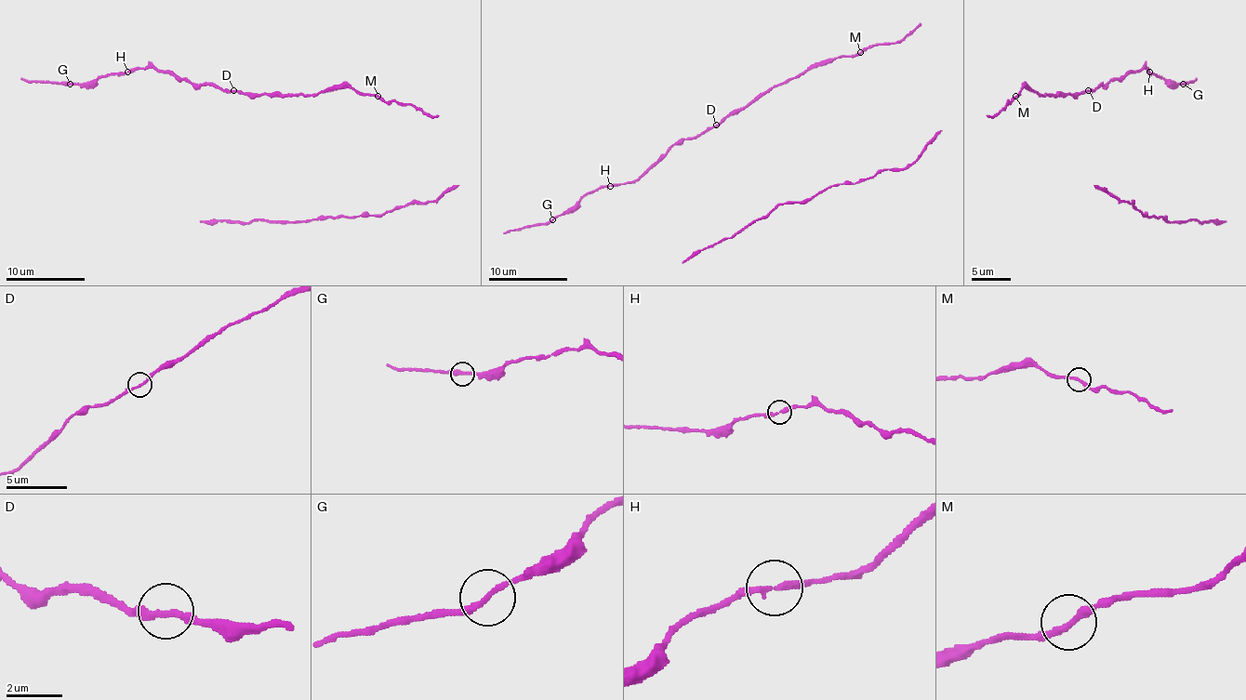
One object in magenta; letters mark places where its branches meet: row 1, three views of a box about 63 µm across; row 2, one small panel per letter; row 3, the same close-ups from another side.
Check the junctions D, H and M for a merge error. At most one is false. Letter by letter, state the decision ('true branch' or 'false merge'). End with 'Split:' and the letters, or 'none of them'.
D: true branch
H: true branch
M: true branch
Split: none of them

